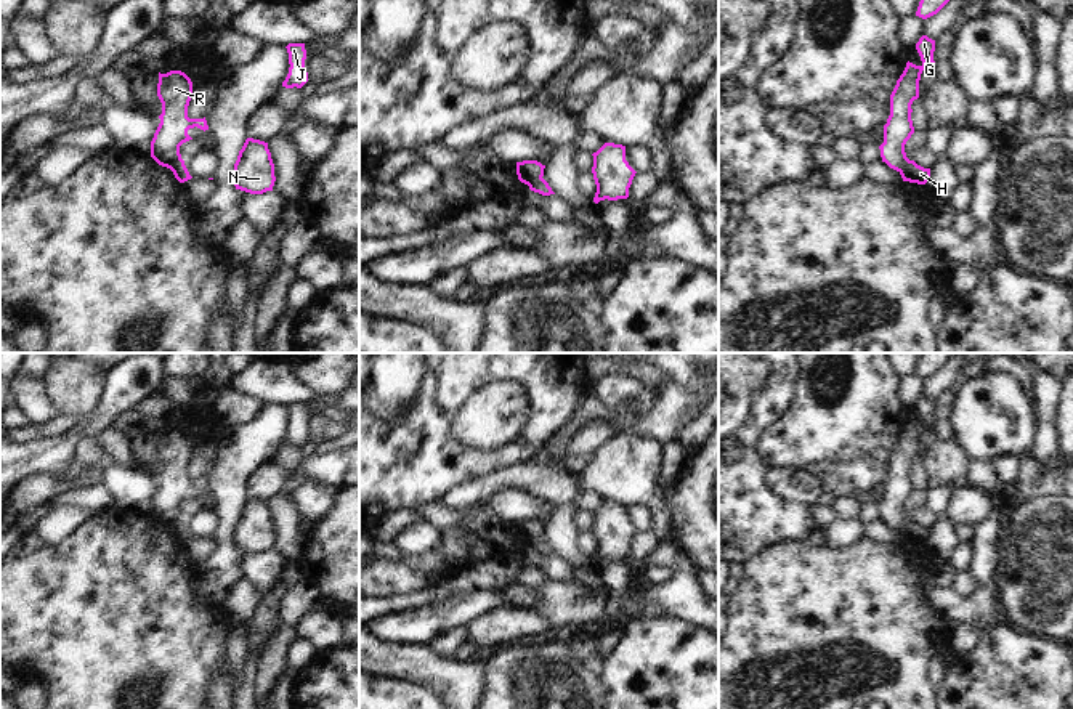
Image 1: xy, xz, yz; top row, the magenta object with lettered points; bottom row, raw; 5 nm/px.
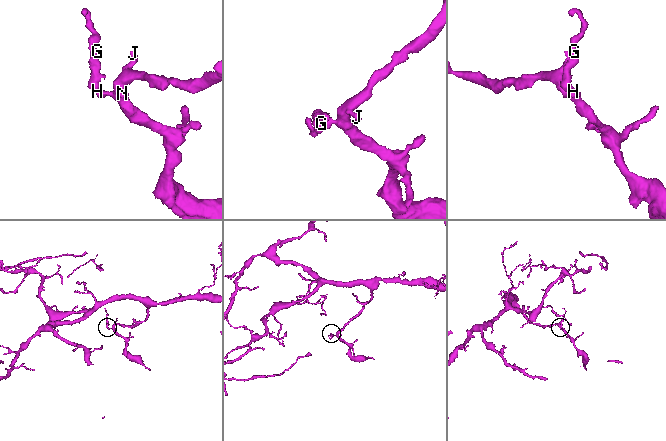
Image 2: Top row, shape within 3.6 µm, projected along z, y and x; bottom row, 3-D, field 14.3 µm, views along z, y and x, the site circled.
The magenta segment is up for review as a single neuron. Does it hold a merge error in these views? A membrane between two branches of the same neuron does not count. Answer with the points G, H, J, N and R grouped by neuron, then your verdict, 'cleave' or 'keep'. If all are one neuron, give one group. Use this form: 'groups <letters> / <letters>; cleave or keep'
groups G R / H J N; cleave

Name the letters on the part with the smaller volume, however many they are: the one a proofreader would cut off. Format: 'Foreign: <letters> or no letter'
Foreign: G, R.

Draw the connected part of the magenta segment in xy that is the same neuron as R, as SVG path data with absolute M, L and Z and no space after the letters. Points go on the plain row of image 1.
M181 430L159 431L157 456L162 462L160 483L151 500L151 517L172 531L184 521L180 505L189 499L189 488L209 489L207 480L189 478L188 465L192 456L192 441Z

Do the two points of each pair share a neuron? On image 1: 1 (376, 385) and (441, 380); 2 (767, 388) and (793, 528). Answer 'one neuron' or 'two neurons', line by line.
1: two neurons
2: one neuron

